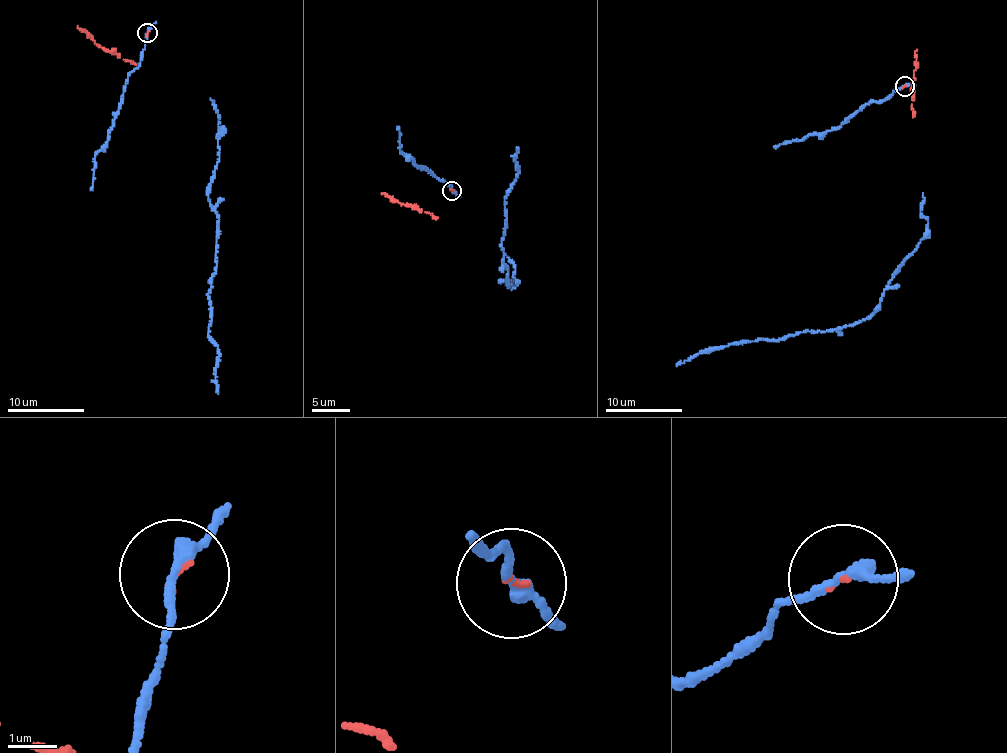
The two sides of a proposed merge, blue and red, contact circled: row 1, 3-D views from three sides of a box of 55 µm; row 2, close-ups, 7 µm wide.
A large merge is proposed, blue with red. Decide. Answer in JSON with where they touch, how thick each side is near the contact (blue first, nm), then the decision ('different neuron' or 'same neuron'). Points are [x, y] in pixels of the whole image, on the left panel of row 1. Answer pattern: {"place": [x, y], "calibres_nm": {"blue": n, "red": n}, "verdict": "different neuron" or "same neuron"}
{"place": [147, 33], "calibres_nm": {"blue": 240, "red": 70}, "verdict": "same neuron"}

